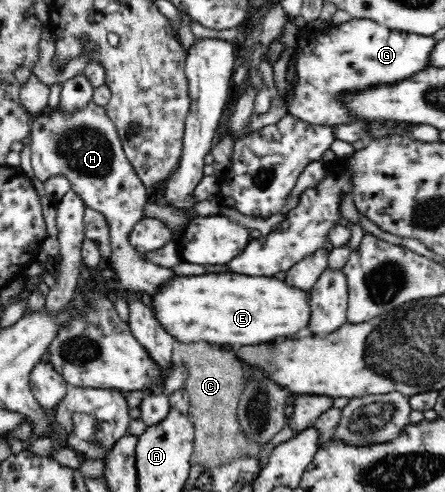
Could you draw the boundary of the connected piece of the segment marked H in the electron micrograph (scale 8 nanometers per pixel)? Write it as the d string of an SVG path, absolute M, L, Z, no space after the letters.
M89 100L87 108L66 114L59 105L51 116L32 117L30 125L28 153L35 176L41 181L57 175L67 177L70 190L79 195L86 208L101 212L108 222L111 241L109 261L119 282L132 292L157 294L161 286L175 278L175 273L161 263L145 260L128 241L133 227L145 214L150 188L141 181L135 167L127 160L116 126L105 107Z

